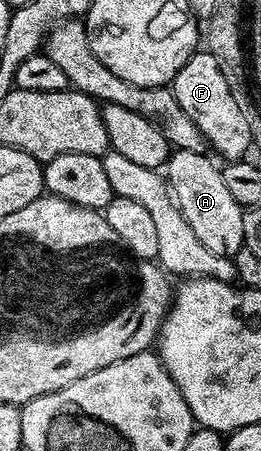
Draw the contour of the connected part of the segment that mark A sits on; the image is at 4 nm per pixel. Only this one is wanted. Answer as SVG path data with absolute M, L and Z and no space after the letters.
M172 150L171 156L167 158L165 178L171 198L175 200L175 206L181 209L181 217L189 221L189 229L197 233L205 249L232 257L238 251L244 250L243 213L245 208L237 205L237 201L233 201L233 193L229 193L229 185L225 185L223 172L218 166L215 168L211 157L201 153Z

